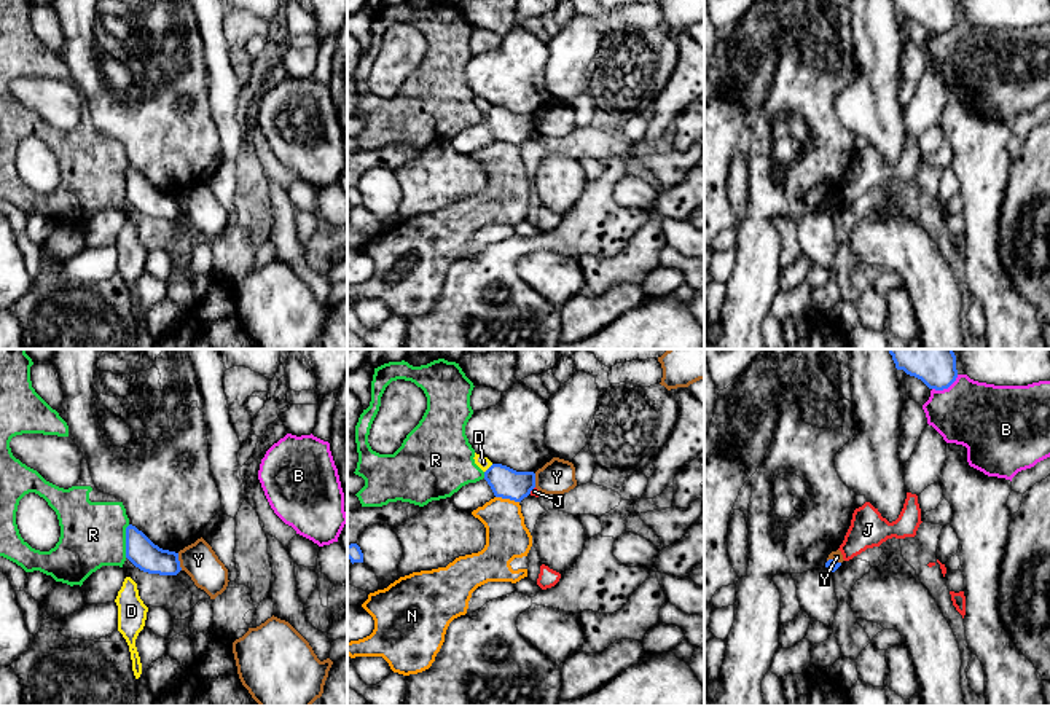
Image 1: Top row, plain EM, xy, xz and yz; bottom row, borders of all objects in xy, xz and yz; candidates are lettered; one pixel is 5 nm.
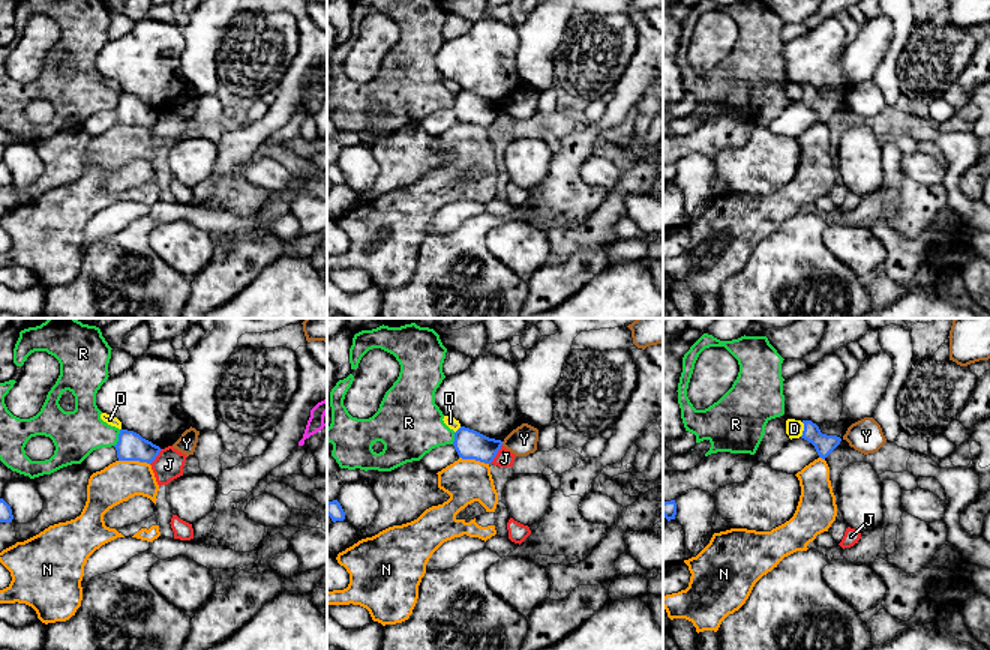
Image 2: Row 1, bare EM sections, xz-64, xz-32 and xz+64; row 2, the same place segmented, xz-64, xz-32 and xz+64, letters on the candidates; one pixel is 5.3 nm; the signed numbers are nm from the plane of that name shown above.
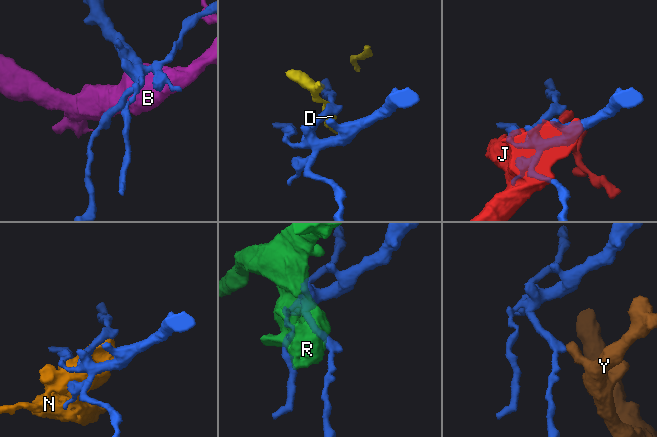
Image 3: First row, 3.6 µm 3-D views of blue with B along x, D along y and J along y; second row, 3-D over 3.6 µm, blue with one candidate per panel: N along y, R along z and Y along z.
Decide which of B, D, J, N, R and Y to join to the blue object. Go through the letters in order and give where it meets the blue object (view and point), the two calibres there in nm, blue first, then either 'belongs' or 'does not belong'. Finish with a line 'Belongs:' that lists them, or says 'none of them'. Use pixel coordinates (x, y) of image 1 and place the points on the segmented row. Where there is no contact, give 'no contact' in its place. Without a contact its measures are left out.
B: meets blue in yz at (945, 388); 280 nm thick on the blue side, 340 nm on the other; does not belong
D: meets blue in xz at (488, 469); 160 nm thick on the blue side, 70 nm on the other; does not belong
J: meets blue in xz at (532, 488); 160 nm thick on the blue side, 40 nm on the other; does not belong
N: meets blue in xz at (507, 498); 160 nm thick on the blue side, 220 nm on the other; does not belong
R: meets blue in xy at (126, 541); 150 nm thick on the blue side, 340 nm on the other; does not belong
Y: meets blue in xy at (179, 561); 150 nm thick on the blue side, 180 nm on the other; does not belong
Belongs: none of them

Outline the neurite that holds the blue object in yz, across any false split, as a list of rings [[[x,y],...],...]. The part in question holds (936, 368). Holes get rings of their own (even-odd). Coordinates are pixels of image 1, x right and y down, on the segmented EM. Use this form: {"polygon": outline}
{"polygon": [[[887,349],[897,370],[921,379],[929,389],[948,389],[958,378],[953,349]]]}

